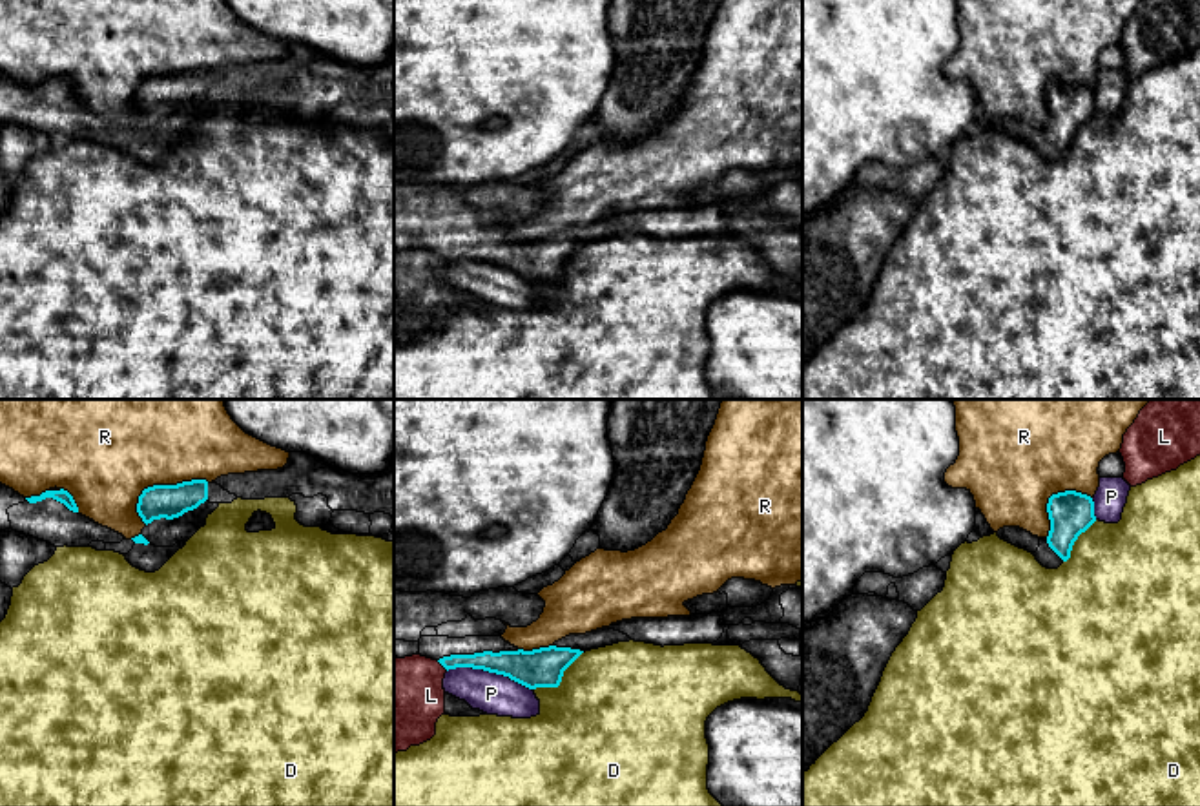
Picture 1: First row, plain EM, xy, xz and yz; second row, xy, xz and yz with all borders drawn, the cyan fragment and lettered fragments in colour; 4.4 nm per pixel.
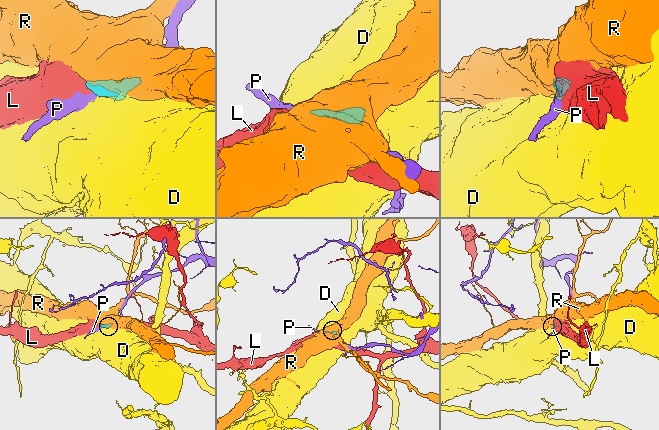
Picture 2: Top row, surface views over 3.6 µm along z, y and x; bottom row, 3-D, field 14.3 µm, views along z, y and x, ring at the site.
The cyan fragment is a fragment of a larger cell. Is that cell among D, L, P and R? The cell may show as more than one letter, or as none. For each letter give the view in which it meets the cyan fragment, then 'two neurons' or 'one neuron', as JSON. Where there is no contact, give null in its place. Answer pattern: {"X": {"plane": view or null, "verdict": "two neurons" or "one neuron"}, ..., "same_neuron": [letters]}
{"D": {"plane": "xz", "verdict": "two neurons"}, "L": {"plane": "xz", "verdict": "two neurons"}, "P": {"plane": "xz", "verdict": "two neurons"}, "R": {"plane": "xy", "verdict": "two neurons"}, "same_neuron": []}

